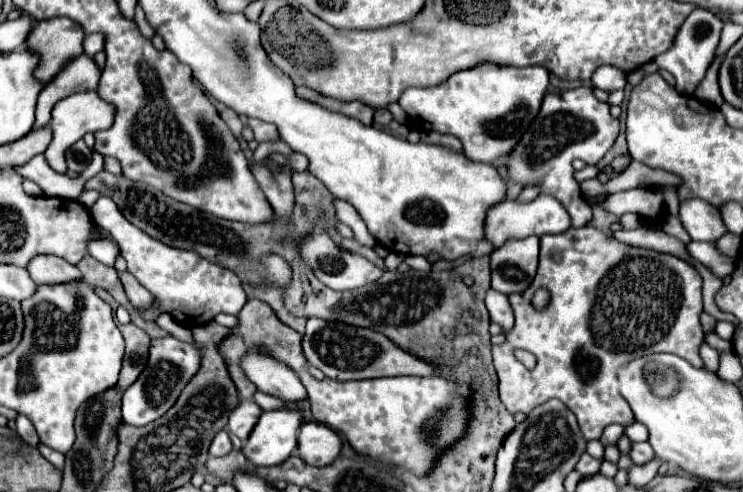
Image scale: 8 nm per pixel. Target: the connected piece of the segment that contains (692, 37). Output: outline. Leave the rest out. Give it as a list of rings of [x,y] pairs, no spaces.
[[[696,8],[686,22],[680,28],[680,34],[674,40],[674,46],[670,50],[666,50],[664,54],[656,56],[654,62],[658,64],[658,68],[666,68],[668,72],[672,72],[672,76],[676,78],[676,88],[682,94],[692,94],[694,88],[702,82],[708,66],[712,64],[714,56],[716,56],[716,48],[718,48],[718,40],[720,40],[720,30],[722,30],[722,20],[716,18],[710,10],[706,8]]]

